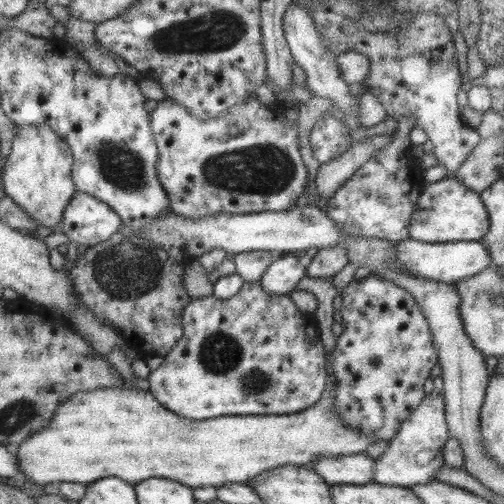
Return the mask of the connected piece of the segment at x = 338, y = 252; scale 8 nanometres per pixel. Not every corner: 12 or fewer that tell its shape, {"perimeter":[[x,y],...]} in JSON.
{"perimeter":[[339,243],[319,249],[304,275],[335,276],[348,263]]}

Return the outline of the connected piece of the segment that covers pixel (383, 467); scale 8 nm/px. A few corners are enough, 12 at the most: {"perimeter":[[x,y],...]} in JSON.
{"perimeter":[[426,394],[374,460],[373,482],[437,482],[443,397]]}

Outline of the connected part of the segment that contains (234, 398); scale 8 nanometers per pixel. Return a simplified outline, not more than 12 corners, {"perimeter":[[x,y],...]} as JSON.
{"perimeter":[[285,294],[195,297],[148,391],[193,420],[291,414],[329,380]]}

